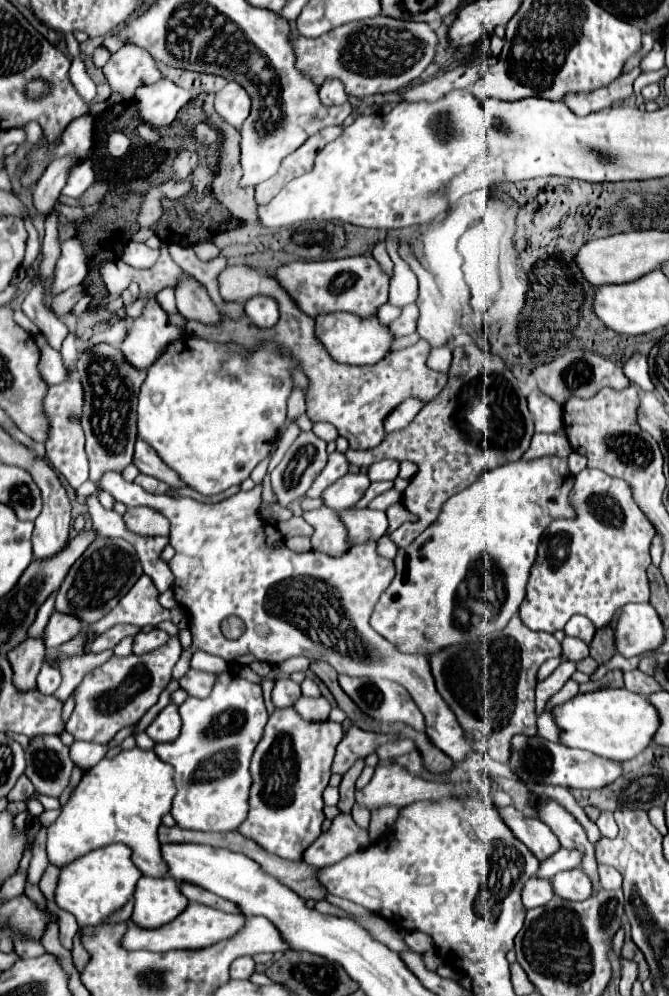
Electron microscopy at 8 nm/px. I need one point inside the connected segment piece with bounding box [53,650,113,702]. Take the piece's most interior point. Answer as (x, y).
(73, 669)

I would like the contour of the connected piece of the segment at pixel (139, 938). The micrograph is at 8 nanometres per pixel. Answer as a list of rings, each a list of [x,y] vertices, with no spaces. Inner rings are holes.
[[[189,904],[185,912],[181,912],[175,920],[155,930],[139,928],[135,922],[127,920],[127,932],[121,938],[121,946],[125,950],[149,950],[149,952],[169,952],[169,950],[179,950],[179,948],[197,950],[197,948],[205,948],[205,946],[211,946],[213,942],[221,942],[233,936],[243,926],[243,922],[245,922],[243,914],[225,914],[211,906]]]

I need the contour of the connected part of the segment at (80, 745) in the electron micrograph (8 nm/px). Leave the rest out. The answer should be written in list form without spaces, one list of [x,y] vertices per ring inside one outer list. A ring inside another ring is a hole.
[[[73,742],[69,746],[69,754],[71,760],[81,766],[81,768],[91,768],[93,764],[97,764],[103,756],[107,756],[109,746],[103,744],[93,744],[93,742]]]

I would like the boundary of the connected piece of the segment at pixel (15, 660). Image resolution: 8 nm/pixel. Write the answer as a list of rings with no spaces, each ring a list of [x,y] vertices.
[[[27,638],[25,642],[21,642],[21,646],[13,648],[7,654],[9,664],[13,668],[13,686],[17,686],[17,690],[27,692],[35,688],[35,678],[41,670],[43,654],[45,646],[41,646],[41,638]]]

